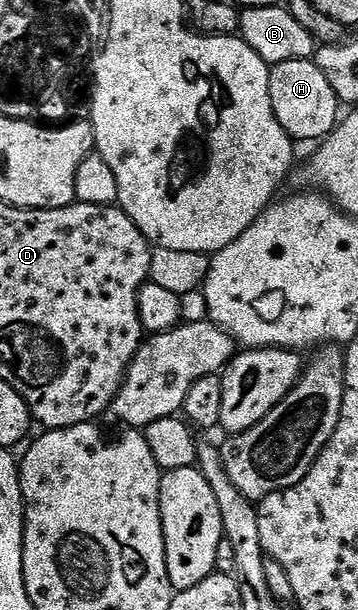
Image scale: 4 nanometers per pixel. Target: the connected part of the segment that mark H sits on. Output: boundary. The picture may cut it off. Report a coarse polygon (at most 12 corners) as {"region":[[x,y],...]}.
{"region":[[311,59],[272,65],[269,99],[296,142],[322,142],[339,97]]}

